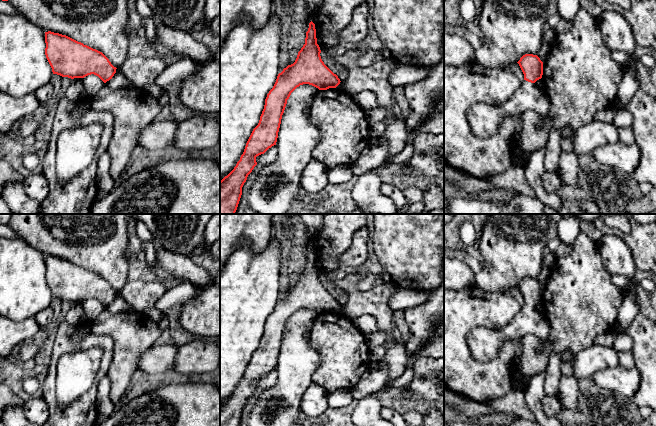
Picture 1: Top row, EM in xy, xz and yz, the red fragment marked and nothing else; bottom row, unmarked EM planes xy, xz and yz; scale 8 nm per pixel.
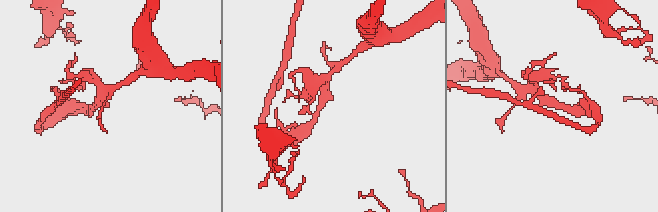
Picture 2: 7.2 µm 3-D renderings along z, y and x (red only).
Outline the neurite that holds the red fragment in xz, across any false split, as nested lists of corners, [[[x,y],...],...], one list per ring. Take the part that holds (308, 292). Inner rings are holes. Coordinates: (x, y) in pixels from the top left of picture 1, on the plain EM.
[[[311,245],[305,268],[295,286],[278,298],[273,312],[267,318],[259,347],[253,353],[240,384],[220,405],[220,426],[240,425],[242,411],[257,389],[256,381],[276,369],[287,324],[297,311],[309,308],[319,314],[327,314],[340,308],[340,303],[324,288],[320,277],[315,248]]]

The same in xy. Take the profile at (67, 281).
[[[45,256],[45,267],[45,279],[53,298],[71,303],[94,298],[106,307],[116,297],[117,292],[102,276],[66,259]]]

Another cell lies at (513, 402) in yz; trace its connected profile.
[[[512,389],[505,396],[491,399],[485,405],[499,412],[511,413],[516,417],[535,420],[534,414],[525,402],[524,394],[517,390]]]

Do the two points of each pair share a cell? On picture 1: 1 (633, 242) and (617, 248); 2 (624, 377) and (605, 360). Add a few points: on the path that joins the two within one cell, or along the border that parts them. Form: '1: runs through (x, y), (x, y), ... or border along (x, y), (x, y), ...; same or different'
1: border along (606, 233), (617, 235), (626, 244), (636, 266); different
2: border along (618, 364), (599, 369), (592, 377); different

